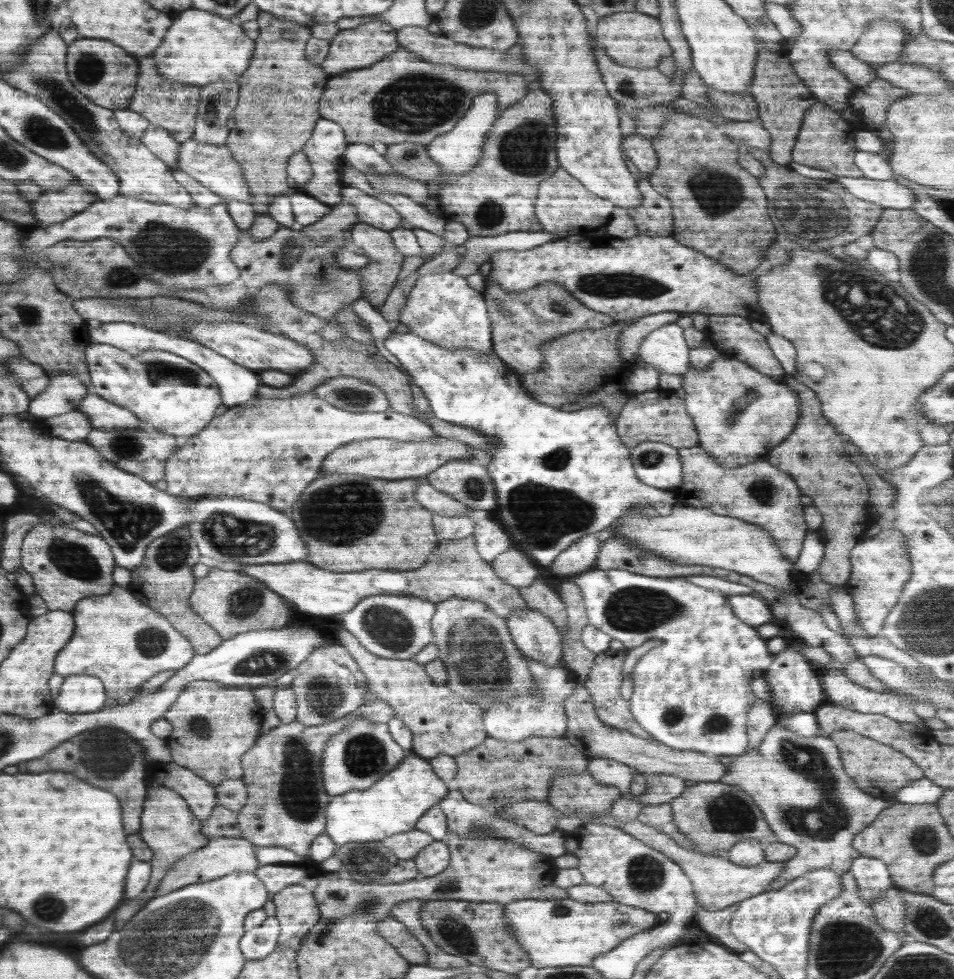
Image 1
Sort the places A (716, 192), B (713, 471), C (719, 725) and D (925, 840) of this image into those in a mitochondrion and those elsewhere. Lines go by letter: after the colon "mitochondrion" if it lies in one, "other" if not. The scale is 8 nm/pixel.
A: mitochondrion
B: other
C: mitochondrion
D: mitochondrion

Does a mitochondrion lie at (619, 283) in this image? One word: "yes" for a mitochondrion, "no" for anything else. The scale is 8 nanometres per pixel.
yes

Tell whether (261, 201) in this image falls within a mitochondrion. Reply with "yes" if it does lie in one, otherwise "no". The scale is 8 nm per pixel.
no

